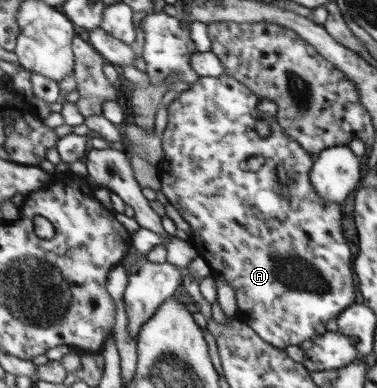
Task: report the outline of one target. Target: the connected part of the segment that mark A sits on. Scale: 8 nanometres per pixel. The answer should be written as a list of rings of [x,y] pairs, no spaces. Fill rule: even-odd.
[[[223,73],[220,77],[201,77],[189,86],[189,89],[181,91],[169,103],[167,109],[167,122],[164,133],[161,135],[161,150],[163,160],[156,163],[161,193],[167,198],[173,209],[188,223],[192,235],[188,243],[197,249],[197,253],[208,263],[212,273],[216,273],[231,289],[236,299],[234,317],[248,324],[250,328],[262,340],[272,344],[273,347],[282,350],[287,345],[301,345],[301,341],[311,339],[325,330],[325,321],[339,317],[342,311],[355,301],[355,283],[351,273],[351,253],[341,233],[341,209],[335,202],[326,202],[316,194],[311,182],[311,157],[305,150],[285,133],[283,128],[276,122],[275,117],[260,118],[257,116],[256,106],[258,99],[252,95],[249,89]],[[255,121],[265,121],[269,125],[268,137],[261,138],[254,130]]]

